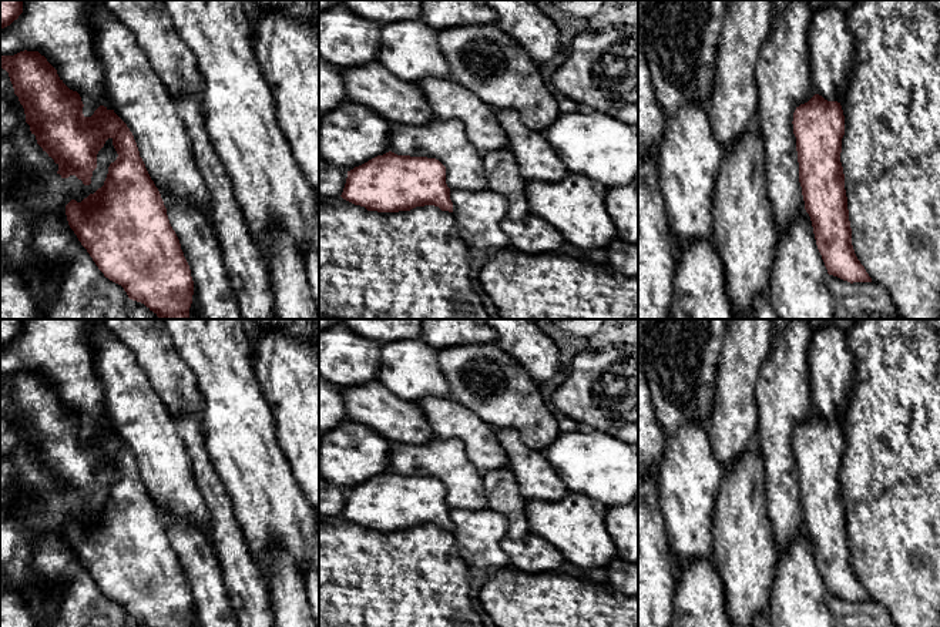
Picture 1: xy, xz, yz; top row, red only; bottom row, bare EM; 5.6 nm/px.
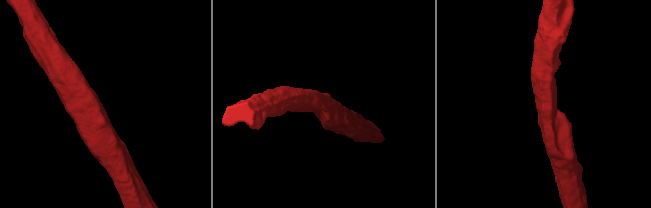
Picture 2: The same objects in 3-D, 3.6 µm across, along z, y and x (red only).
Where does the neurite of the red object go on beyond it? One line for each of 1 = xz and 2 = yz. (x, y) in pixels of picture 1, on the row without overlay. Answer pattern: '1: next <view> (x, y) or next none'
1: next none
2: next none

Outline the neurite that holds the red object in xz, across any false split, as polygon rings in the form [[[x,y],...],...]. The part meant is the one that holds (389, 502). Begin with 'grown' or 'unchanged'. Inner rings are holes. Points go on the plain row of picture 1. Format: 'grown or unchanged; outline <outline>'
unchanged; outline [[[392,470],[348,490],[340,516],[377,532],[410,530],[424,524],[453,532],[446,486],[436,477]]]

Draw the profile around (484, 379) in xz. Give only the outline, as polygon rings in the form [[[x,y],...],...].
[[[497,343],[440,349],[439,363],[450,388],[450,399],[493,429],[513,429],[530,449],[541,452],[560,435],[557,419],[541,398],[540,383]]]

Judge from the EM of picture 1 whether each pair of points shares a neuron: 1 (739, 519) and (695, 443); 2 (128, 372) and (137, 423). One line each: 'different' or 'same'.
1: different
2: same

